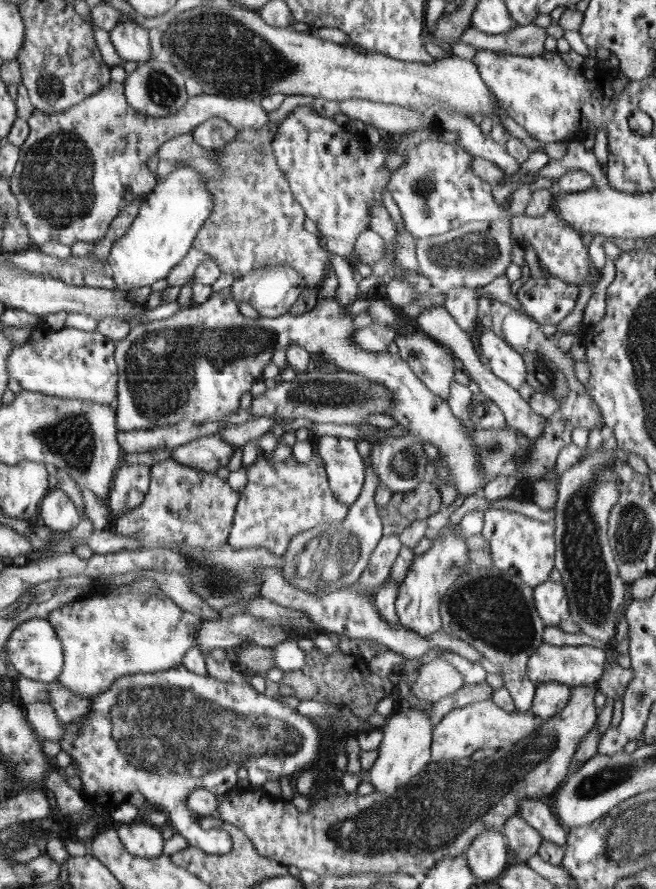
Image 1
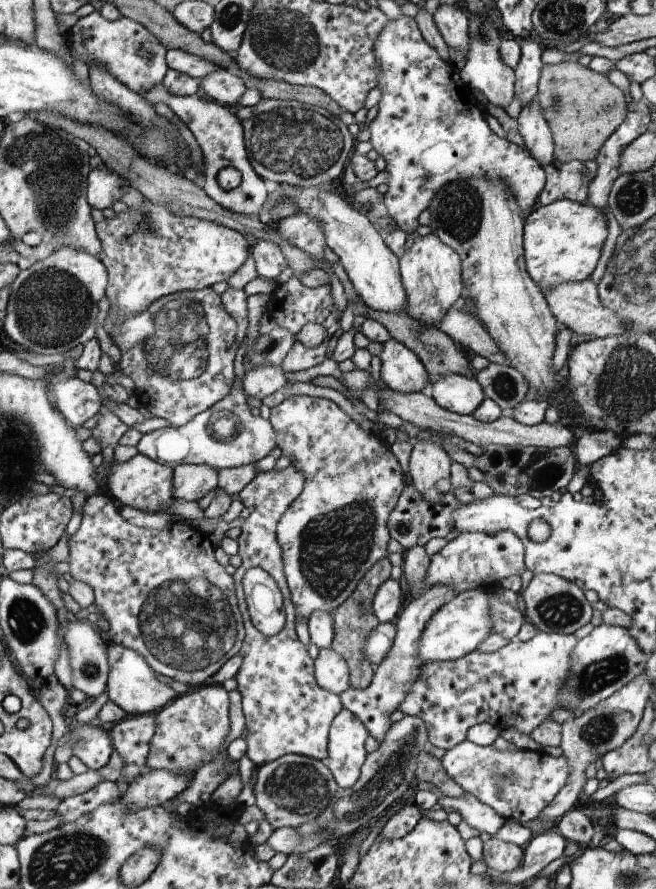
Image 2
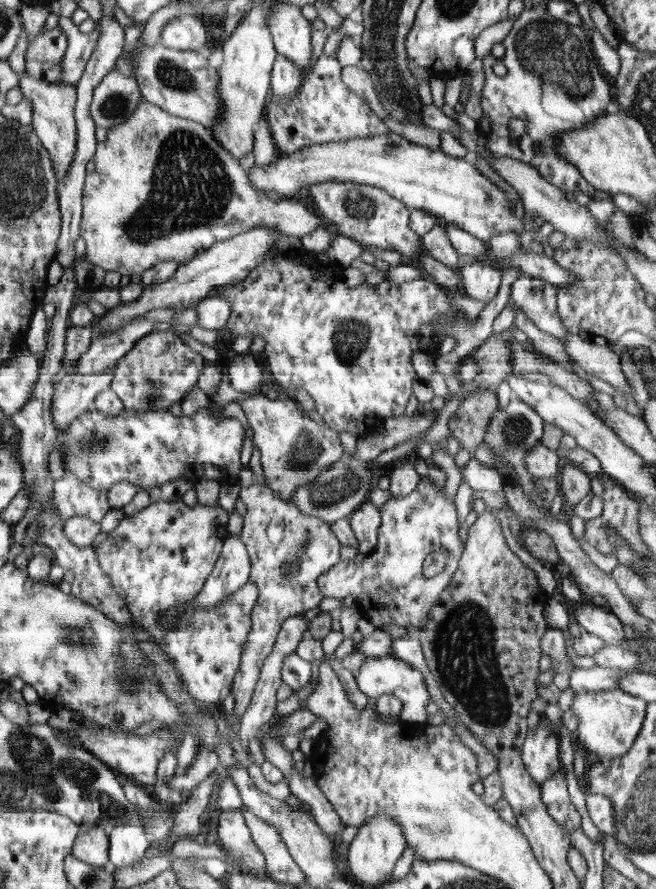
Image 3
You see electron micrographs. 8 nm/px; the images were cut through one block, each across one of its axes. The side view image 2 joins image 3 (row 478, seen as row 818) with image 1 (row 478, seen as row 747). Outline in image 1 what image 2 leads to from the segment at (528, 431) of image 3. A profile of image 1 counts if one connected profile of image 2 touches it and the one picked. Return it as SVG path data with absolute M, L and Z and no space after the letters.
M330 268L329 272L332 274L332 276L327 278L327 284L317 287L318 303L316 303L315 307L310 311L297 316L284 314L278 317L259 316L256 319L246 317L240 313L240 310L238 309L238 302L234 300L231 288L224 288L224 290L220 290L220 292L213 292L211 298L202 304L191 303L190 306L184 307L180 312L176 312L176 314L172 314L172 316L169 316L168 318L132 326L130 334L124 338L124 341L115 342L115 364L117 365L118 369L118 394L115 412L117 414L118 421L120 421L122 424L122 430L132 432L142 429L165 427L167 424L171 425L181 423L182 421L194 421L196 423L204 421L226 421L226 419L230 418L230 415L234 414L234 411L238 410L242 394L244 394L244 392L248 392L252 384L261 378L261 373L263 372L263 369L272 361L275 350L286 351L291 345L299 345L301 348L304 348L304 350L306 350L306 352L312 356L313 360L317 361L317 363L323 361L326 365L328 365L329 369L336 371L342 370L342 372L352 372L352 374L358 374L358 376L366 376L370 382L376 382L376 384L382 384L382 386L386 386L386 388L390 390L390 396L392 396L392 407L390 407L390 411L387 412L387 415L390 418L394 418L394 420L398 422L401 430L414 431L414 433L418 433L418 435L424 439L424 442L436 445L441 458L447 462L450 472L453 473L454 484L452 484L452 486L456 486L456 489L458 489L460 492L457 507L453 507L452 518L447 524L447 527L442 529L440 531L440 535L432 540L434 541L434 544L432 544L432 548L430 548L428 552L424 552L424 554L420 554L420 556L418 556L418 554L414 554L414 562L412 562L412 566L408 568L406 580L404 580L404 582L402 582L402 584L400 584L399 588L397 589L395 607L402 626L404 626L404 628L408 628L408 630L412 630L418 633L420 638L430 638L434 632L438 632L438 630L441 630L442 628L442 620L440 618L440 601L442 601L442 597L444 597L448 589L454 586L454 582L462 577L464 573L468 573L467 565L471 562L470 552L468 552L468 548L466 548L466 535L462 534L462 526L458 523L460 520L460 513L462 512L465 497L467 495L474 495L476 491L482 490L484 486L488 484L490 480L496 478L496 476L508 476L510 478L516 476L516 474L518 474L518 465L520 465L520 462L524 460L525 452L530 453L530 449L532 449L532 441L534 440L528 439L522 432L519 432L516 428L510 426L510 424L506 424L502 430L488 428L486 430L474 430L472 434L470 434L470 432L466 432L466 426L462 424L462 420L458 420L458 416L454 416L453 410L450 408L448 402L444 400L442 396L437 396L436 393L430 392L430 389L426 388L426 384L414 374L413 368L411 368L406 360L400 358L398 355L390 354L388 351L369 352L368 350L359 348L359 346L357 346L357 344L355 344L353 341L354 332L357 331L356 326L354 326L355 316L352 315L348 309L346 309L346 306L336 302L336 291L339 287L338 278L334 275L334 269Z

